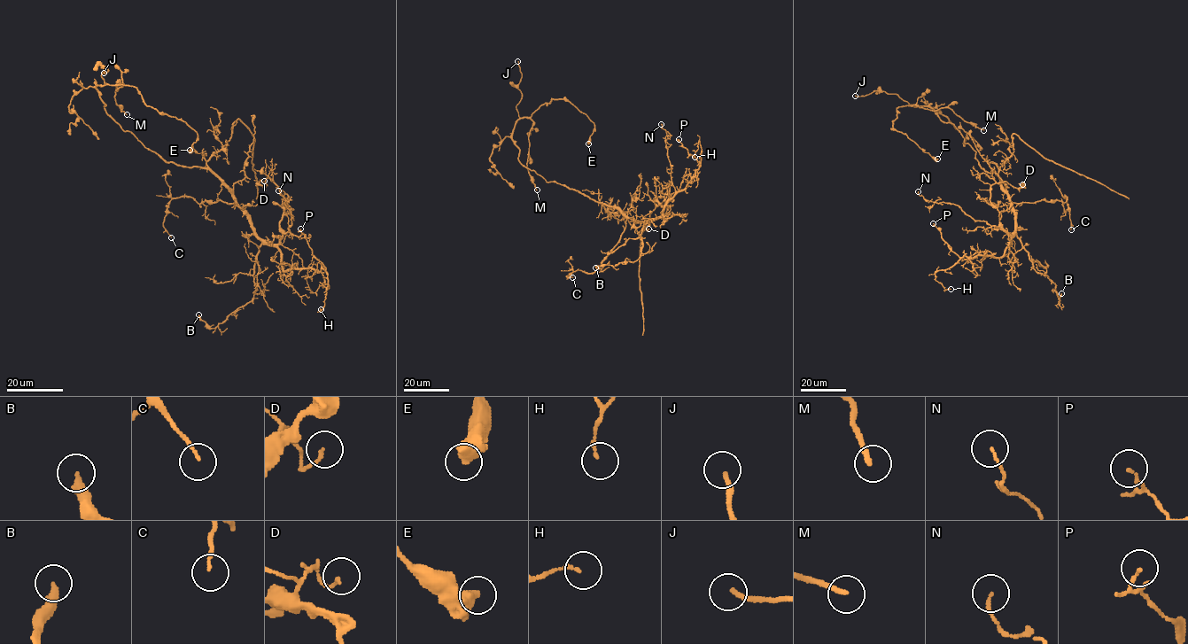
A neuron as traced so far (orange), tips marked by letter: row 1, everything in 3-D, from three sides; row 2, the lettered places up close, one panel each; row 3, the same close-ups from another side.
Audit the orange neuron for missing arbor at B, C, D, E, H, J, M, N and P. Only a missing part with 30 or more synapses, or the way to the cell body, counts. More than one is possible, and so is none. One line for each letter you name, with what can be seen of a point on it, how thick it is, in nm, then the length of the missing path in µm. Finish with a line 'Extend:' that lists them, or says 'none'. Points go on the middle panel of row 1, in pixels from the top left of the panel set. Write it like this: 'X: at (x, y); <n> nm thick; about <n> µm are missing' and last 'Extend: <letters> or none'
Extend: none

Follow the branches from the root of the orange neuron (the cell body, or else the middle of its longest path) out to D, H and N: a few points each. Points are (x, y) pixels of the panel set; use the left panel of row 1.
D: (172, 162), (210, 170), (252, 230), (278, 244), (283, 196), (272, 179), (259, 183), (264, 181)
H: (172, 162), (210, 170), (226, 186), (252, 230), (278, 249), (283, 270), (322, 268), (329, 286), (321, 309)
N: (172, 162), (210, 170), (226, 186), (252, 230), (271, 244), (278, 244), (291, 224), (291, 208), (278, 190)

